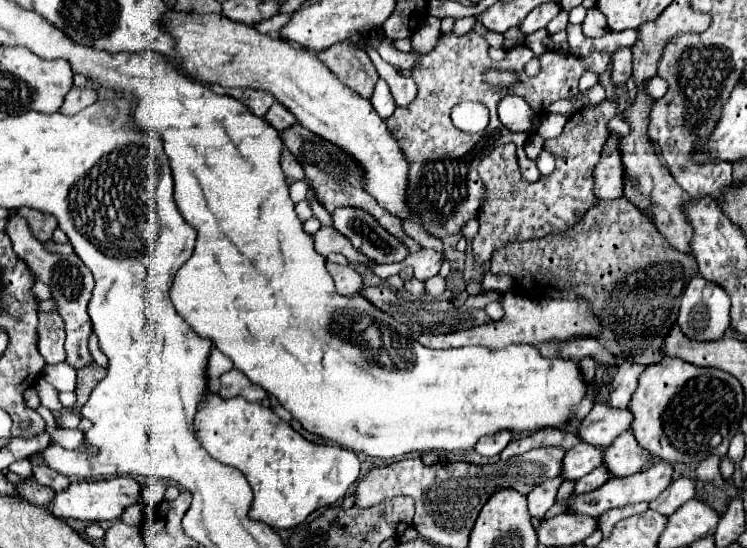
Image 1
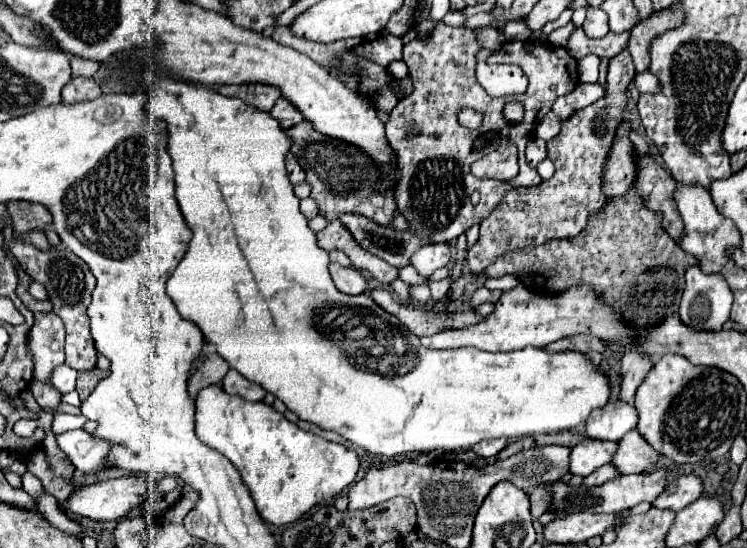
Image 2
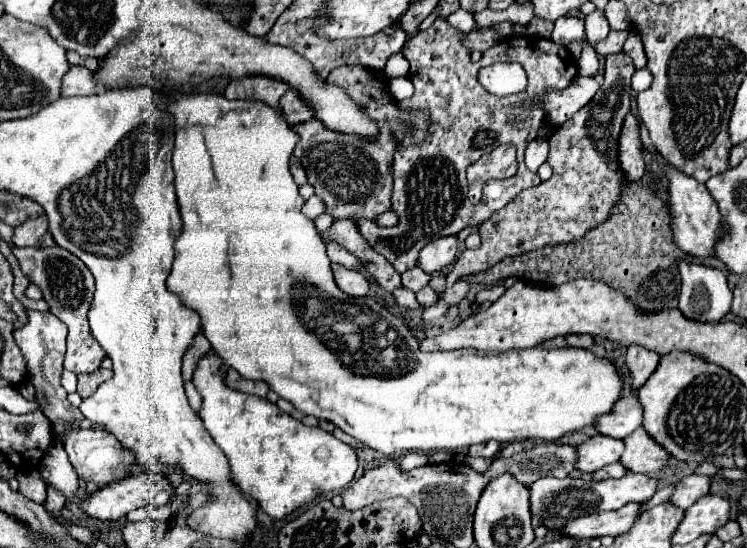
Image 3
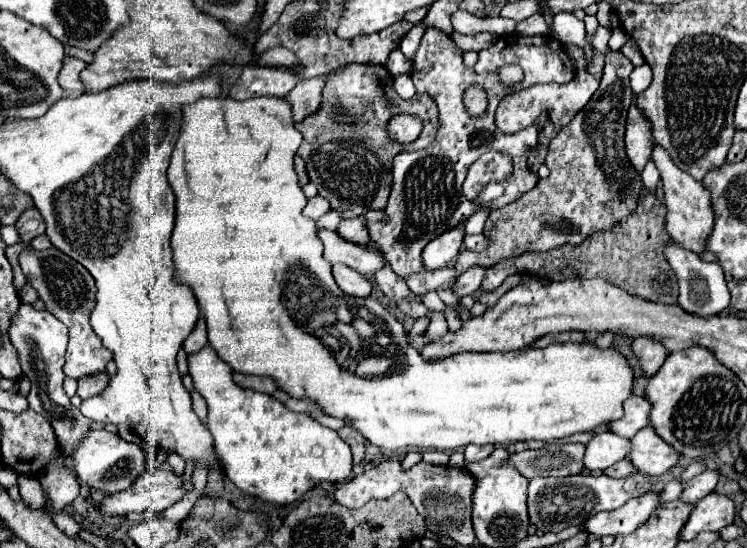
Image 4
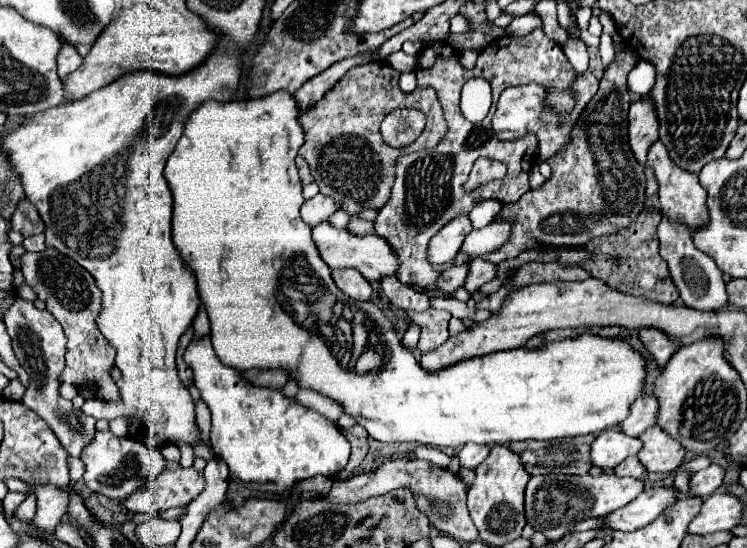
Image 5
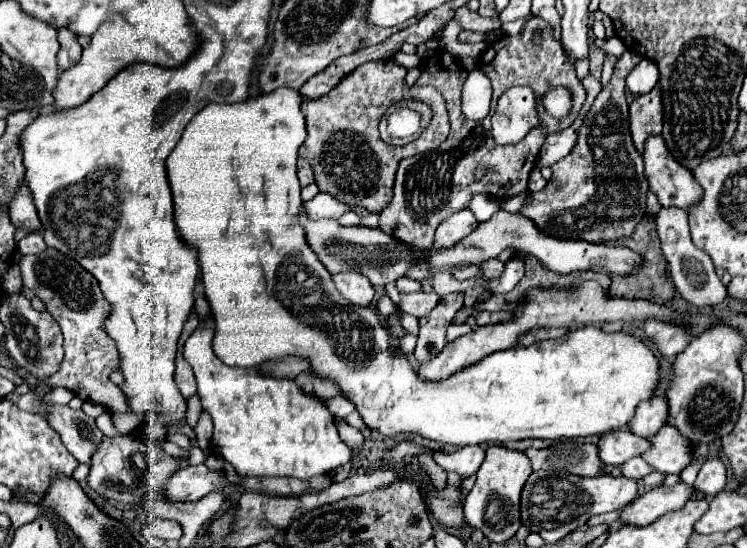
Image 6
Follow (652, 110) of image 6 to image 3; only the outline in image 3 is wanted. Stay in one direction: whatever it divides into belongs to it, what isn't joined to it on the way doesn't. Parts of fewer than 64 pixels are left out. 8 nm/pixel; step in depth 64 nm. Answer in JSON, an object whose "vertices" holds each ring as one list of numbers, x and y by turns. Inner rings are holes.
{"vertices":[[632,112,626,116,622,134,620,134,620,148,618,148,618,160,628,176,626,180,638,182,644,176,644,146,640,138,640,120]]}

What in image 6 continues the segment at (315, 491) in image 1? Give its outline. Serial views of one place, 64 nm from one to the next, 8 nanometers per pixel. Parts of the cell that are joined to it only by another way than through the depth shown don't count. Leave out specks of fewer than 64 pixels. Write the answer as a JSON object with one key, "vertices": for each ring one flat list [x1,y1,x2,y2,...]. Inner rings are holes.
{"vertices":[[210,314,186,340,184,358,194,370,202,408,214,422,210,446,216,456,230,462,240,476,298,476,300,480,310,480,314,474,326,474,336,466,350,462,352,450,338,438,334,416,330,414,324,398,304,392,294,380,274,380,272,376,264,376,258,368,226,366,214,356,212,338,214,316]]}

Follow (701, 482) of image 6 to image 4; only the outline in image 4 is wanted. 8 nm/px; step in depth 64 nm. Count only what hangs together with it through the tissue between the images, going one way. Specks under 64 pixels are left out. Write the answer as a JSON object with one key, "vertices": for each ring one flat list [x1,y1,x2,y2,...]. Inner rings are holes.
{"vertices":[[704,470,702,474,694,476,690,482,684,484,684,492,682,492,682,502,696,502,708,494,714,492,716,484,718,484,720,472,718,470]]}

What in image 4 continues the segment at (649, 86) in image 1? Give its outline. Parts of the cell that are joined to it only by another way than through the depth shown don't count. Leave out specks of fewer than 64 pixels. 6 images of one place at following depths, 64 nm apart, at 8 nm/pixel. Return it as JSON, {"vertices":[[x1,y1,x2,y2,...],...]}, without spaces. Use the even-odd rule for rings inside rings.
{"vertices":[[642,64,642,66,638,66,638,68,632,70,632,74,630,74,630,86,632,86,634,94,644,92,650,86,650,82,652,82,652,70,648,68,648,64]]}

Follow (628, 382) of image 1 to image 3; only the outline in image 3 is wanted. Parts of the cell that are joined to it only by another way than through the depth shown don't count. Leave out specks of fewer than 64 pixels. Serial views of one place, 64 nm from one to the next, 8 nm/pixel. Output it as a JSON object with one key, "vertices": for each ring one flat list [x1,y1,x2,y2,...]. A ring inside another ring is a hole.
{"vertices":[[632,344,626,352,626,364,632,372,632,388,640,388,650,374,658,368,660,364,660,354,652,352,648,348,640,348,638,344]]}

